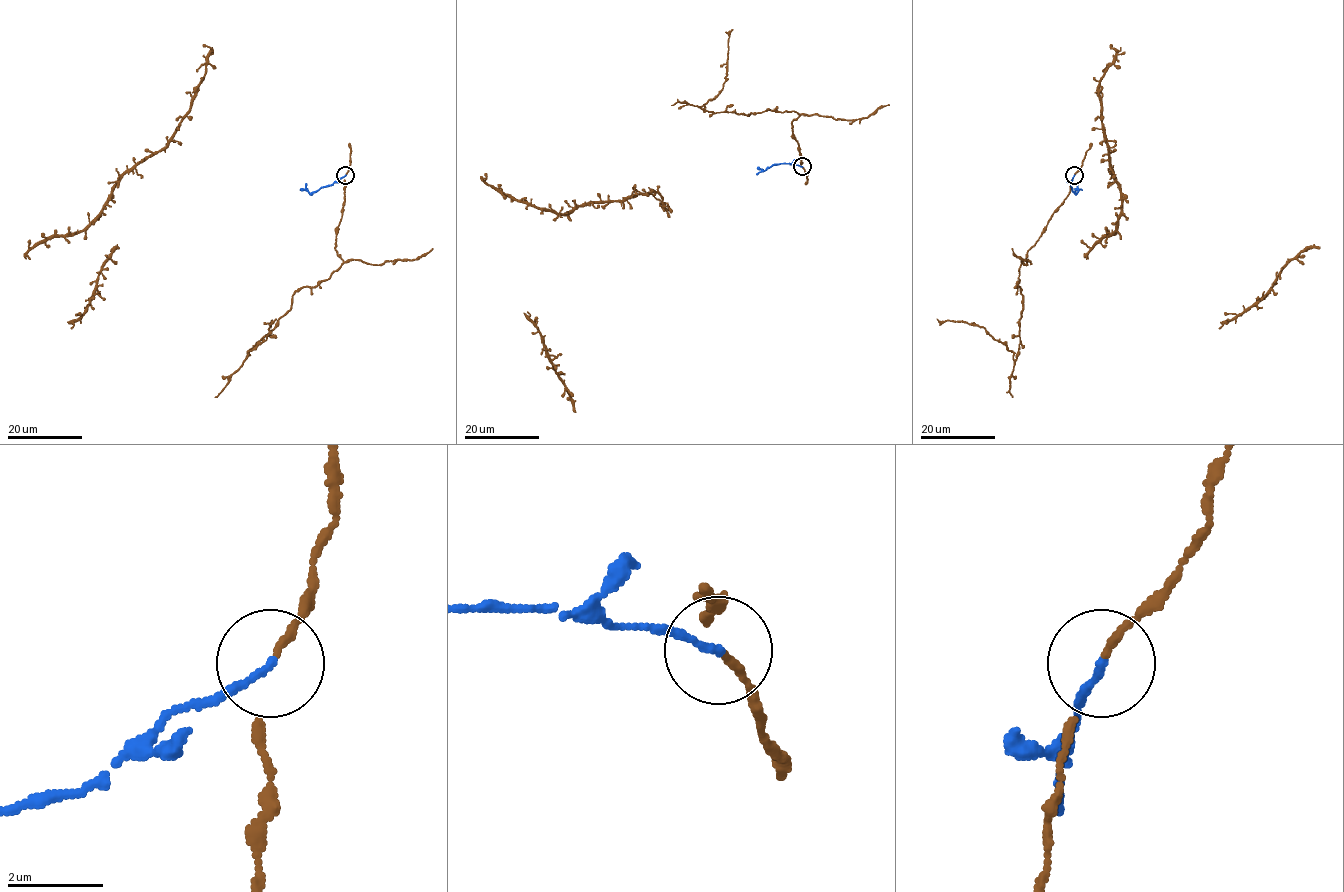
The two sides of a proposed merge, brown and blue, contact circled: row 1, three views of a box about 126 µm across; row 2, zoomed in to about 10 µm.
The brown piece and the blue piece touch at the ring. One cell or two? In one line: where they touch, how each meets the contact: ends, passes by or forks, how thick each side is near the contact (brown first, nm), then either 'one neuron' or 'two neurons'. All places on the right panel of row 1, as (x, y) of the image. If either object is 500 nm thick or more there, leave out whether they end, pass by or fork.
place (1074, 175); brown passes by; blue ends; calibres 100 and 130 nm; two neurons

